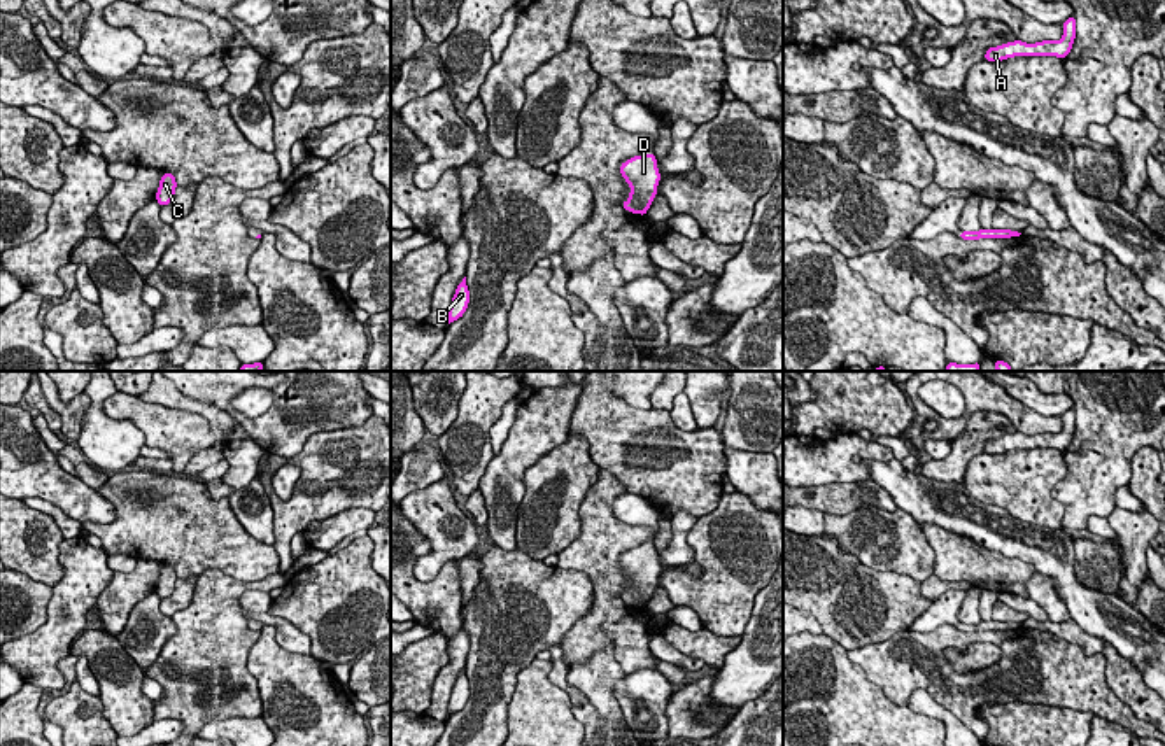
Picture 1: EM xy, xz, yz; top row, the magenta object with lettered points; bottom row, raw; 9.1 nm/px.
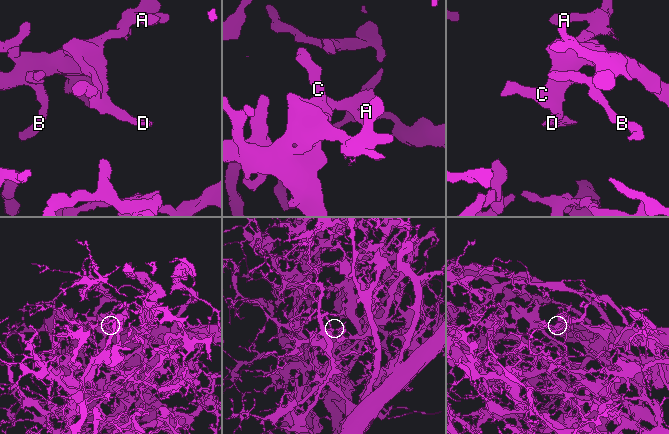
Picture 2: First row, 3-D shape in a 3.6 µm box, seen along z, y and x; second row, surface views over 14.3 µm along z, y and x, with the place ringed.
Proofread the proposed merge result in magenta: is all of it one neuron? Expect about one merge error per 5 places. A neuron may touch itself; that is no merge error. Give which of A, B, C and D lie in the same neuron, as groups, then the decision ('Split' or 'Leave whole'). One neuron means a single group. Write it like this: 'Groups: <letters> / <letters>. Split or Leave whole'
Groups: A B C D. Leave whole

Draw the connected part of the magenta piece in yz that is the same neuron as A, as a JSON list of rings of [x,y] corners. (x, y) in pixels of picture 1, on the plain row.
[[[1070,408],[1062,417],[1062,422],[1063,429],[1056,434],[1042,433],[1035,436],[1027,436],[1023,433],[1014,433],[997,440],[988,440],[985,445],[985,454],[1004,454],[1014,448],[1056,448],[1060,452],[1065,452],[1076,431],[1076,410]]]

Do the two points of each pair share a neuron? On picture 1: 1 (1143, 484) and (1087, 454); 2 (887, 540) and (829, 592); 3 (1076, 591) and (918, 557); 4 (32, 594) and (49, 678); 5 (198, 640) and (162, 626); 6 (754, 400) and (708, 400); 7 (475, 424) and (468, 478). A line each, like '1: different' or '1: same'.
1: different
2: different
3: different
4: different
5: different
6: different
7: same

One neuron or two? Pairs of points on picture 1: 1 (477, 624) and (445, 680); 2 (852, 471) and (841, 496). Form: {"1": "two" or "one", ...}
{"1": "two", "2": "two"}

